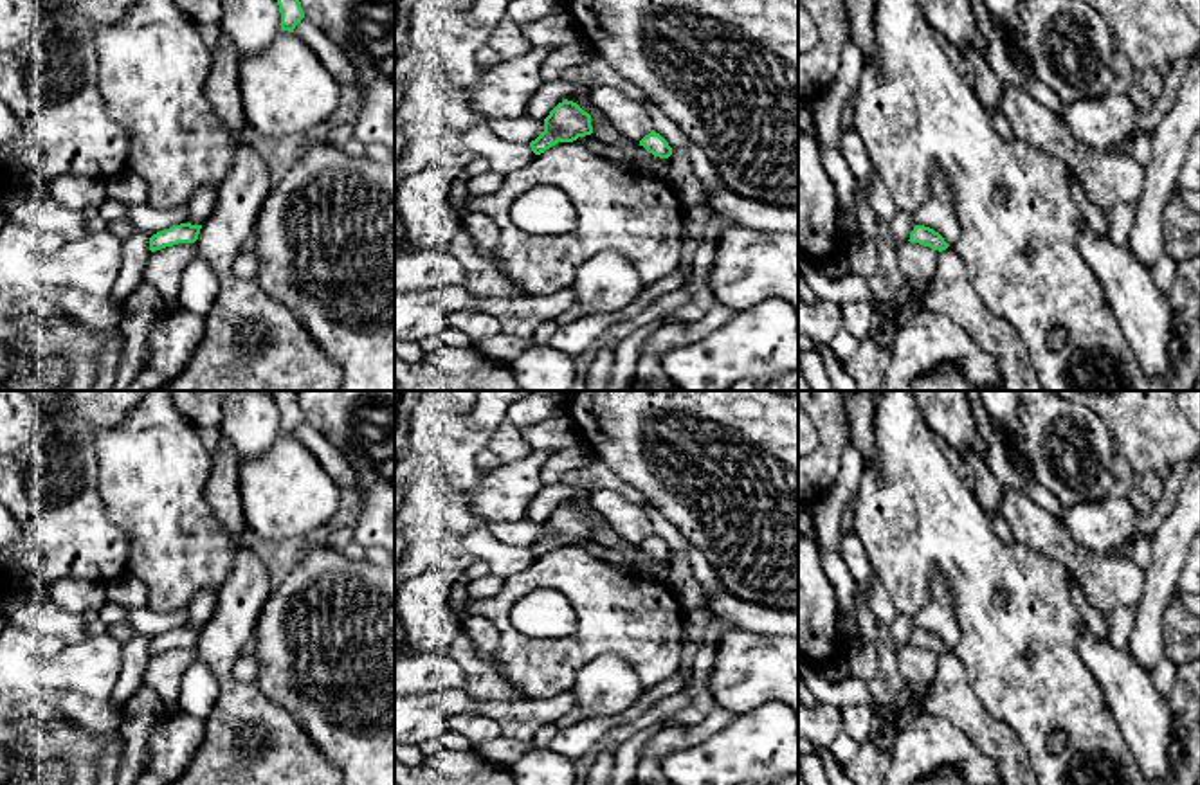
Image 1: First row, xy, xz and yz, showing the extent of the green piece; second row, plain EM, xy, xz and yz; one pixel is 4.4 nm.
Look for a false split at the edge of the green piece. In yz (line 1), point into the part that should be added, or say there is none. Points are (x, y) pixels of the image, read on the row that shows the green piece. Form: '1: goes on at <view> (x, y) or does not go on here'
1: does not go on here

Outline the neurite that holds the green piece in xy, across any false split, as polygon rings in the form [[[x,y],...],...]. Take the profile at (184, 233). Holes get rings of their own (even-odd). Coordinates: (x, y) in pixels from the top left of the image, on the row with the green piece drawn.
[[[180,223],[166,230],[160,230],[150,238],[150,250],[160,250],[178,243],[195,243],[198,239],[202,225]]]

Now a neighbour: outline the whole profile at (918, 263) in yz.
[[[899,243],[897,257],[903,283],[908,286],[908,301],[901,306],[895,322],[905,328],[923,308],[923,295],[928,292],[939,263],[939,250],[919,243]]]

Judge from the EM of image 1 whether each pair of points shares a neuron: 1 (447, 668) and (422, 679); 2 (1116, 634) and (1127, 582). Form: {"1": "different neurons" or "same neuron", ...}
{"1": "same neuron", "2": "different neurons"}

